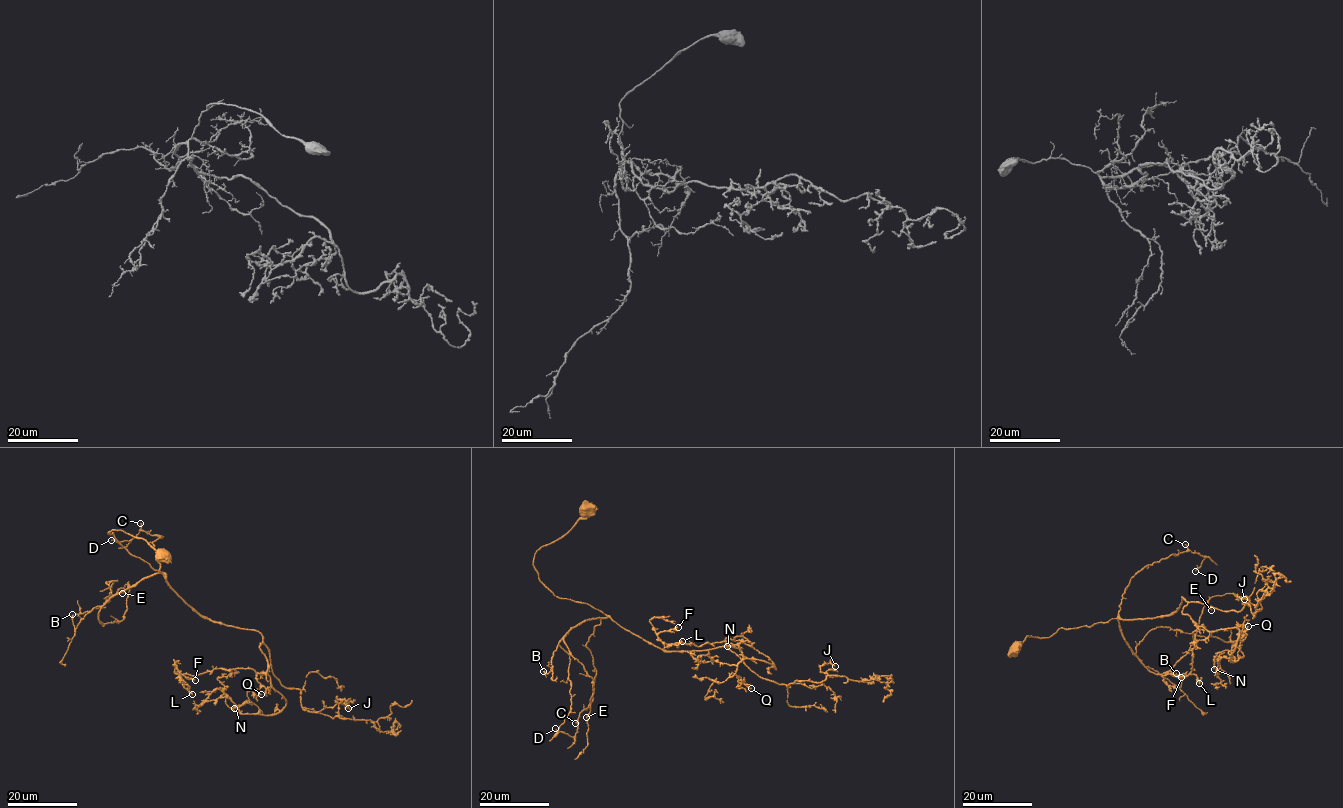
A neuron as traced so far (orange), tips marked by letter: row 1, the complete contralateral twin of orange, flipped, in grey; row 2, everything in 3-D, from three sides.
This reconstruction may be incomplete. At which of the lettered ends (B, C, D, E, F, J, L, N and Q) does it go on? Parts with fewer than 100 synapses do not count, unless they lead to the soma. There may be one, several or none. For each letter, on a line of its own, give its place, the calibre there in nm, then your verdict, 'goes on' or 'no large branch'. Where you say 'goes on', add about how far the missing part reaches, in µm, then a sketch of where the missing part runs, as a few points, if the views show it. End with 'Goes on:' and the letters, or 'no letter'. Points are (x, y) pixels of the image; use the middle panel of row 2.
B: place (543, 671); calibre 320 nm; no large branch
C: place (575, 723); calibre 200 nm; no large branch
D: place (555, 728); calibre 150 nm; no large branch
E: place (586, 717); calibre 100 nm; no large branch
F: place (678, 627); calibre 200 nm; no large branch
J: place (835, 666); calibre 190 nm; no large branch
L: place (682, 641); calibre 280 nm; no large branch
N: place (727, 646); calibre 240 nm; no large branch
Q: place (751, 688); calibre 160 nm; no large branch
Goes on: no letter

